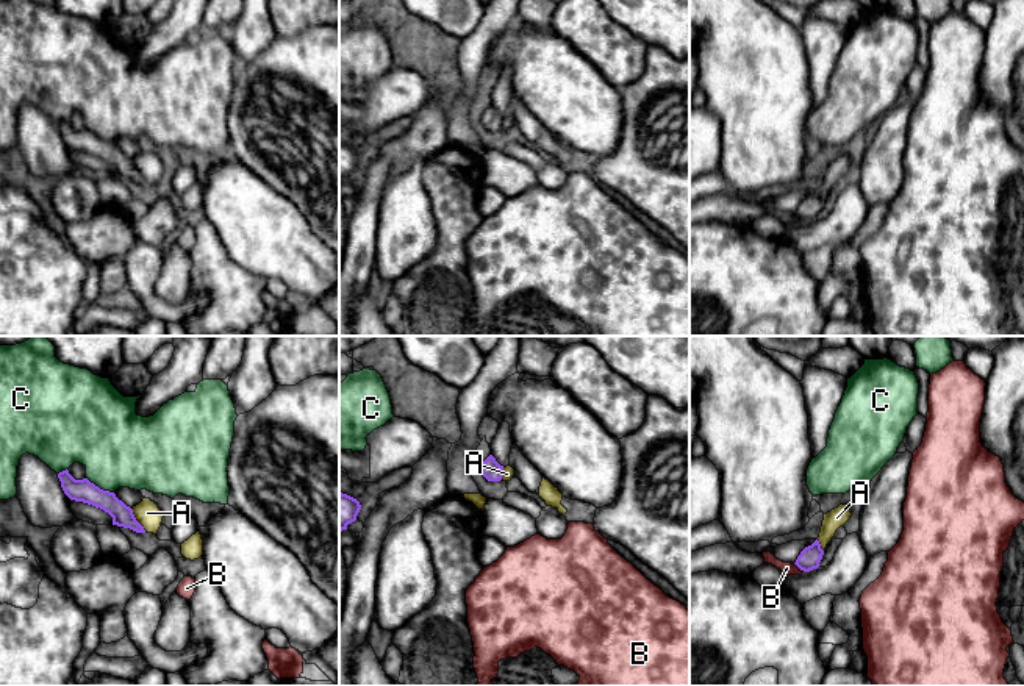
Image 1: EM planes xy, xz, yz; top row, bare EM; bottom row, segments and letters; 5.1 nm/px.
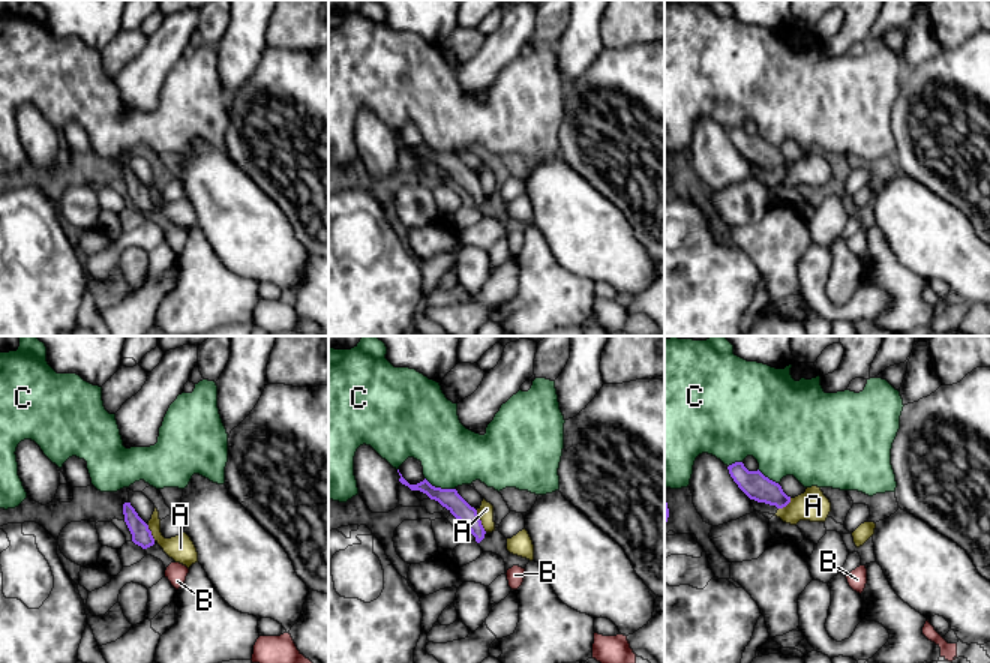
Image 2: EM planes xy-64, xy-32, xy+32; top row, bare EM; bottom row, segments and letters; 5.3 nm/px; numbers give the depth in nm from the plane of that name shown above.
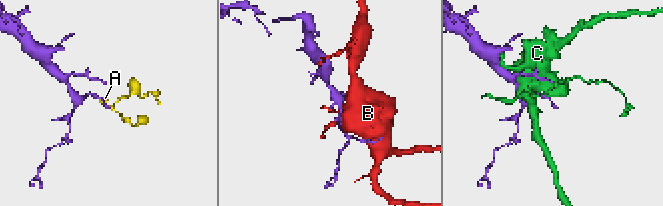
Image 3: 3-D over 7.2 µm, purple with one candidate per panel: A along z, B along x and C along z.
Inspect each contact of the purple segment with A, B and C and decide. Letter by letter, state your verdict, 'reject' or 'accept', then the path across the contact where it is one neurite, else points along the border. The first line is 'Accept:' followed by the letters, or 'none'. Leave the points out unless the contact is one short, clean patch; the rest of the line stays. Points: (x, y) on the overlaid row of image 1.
Accept: none
A: reject
B: reject | along yz (794, 563), (801, 571)
C: reject

